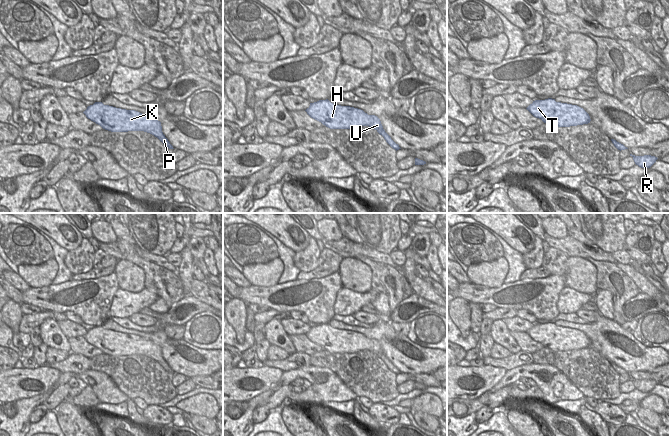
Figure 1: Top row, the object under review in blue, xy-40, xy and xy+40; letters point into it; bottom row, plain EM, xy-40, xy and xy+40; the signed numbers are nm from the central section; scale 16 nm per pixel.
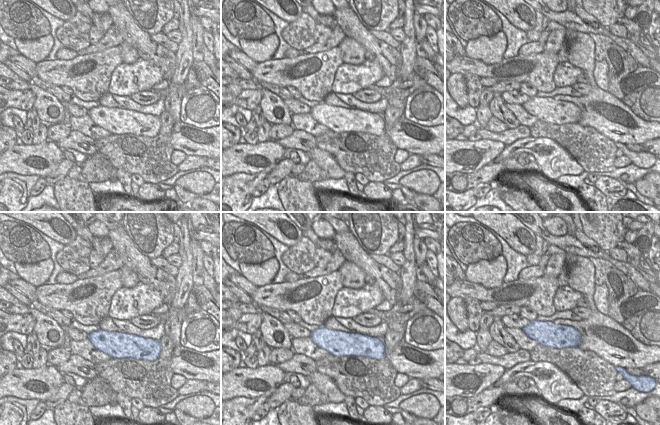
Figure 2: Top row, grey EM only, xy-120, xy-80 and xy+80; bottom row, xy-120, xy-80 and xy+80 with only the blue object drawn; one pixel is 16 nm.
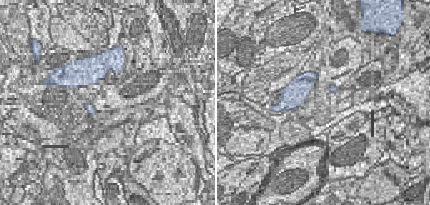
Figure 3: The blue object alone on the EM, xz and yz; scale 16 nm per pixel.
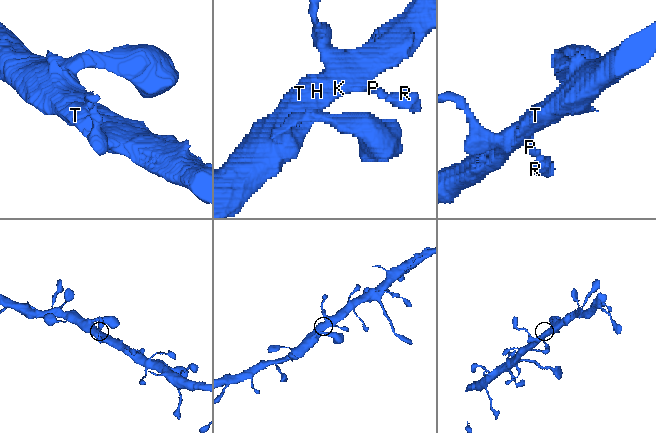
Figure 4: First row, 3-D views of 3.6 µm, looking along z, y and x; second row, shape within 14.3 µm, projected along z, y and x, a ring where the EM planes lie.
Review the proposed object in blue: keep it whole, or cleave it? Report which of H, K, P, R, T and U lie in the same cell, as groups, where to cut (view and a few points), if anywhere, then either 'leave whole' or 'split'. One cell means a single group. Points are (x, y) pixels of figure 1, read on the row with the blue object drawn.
H K P R T U; no cut; leave whole

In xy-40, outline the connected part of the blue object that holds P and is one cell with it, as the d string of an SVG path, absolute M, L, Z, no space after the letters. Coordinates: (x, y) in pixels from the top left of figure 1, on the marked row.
M95 102L83 112L88 119L111 132L144 131L174 149L162 132L161 122L135 110L126 110Z

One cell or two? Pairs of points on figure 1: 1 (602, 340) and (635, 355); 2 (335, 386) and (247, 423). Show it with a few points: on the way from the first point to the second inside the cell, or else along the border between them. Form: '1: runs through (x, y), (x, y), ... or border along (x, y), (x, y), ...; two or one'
1: runs through (610, 343), (627, 352); one
2: runs through (310, 375), (292, 374), (260, 398); one

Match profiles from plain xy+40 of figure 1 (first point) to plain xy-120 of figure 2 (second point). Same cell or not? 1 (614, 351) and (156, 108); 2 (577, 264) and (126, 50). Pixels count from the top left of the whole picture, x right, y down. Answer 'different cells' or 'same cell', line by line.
1: different cells
2: same cell

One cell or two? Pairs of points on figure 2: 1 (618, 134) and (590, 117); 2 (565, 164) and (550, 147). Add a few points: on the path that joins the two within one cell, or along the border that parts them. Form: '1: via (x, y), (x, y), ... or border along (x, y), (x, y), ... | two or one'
1: via (612, 127), (602, 117), (597, 117) | one
2: via (561, 160), (552, 151) | one

